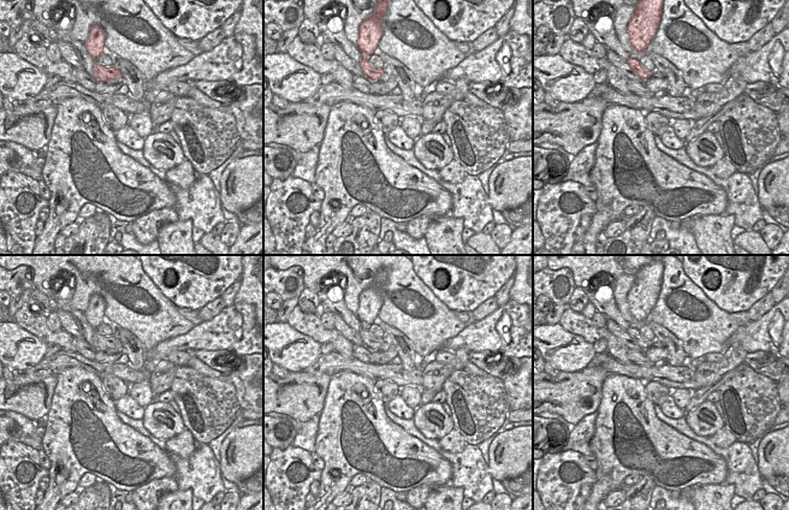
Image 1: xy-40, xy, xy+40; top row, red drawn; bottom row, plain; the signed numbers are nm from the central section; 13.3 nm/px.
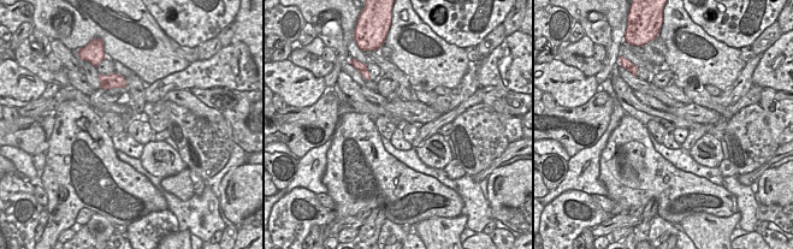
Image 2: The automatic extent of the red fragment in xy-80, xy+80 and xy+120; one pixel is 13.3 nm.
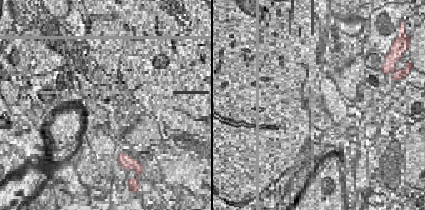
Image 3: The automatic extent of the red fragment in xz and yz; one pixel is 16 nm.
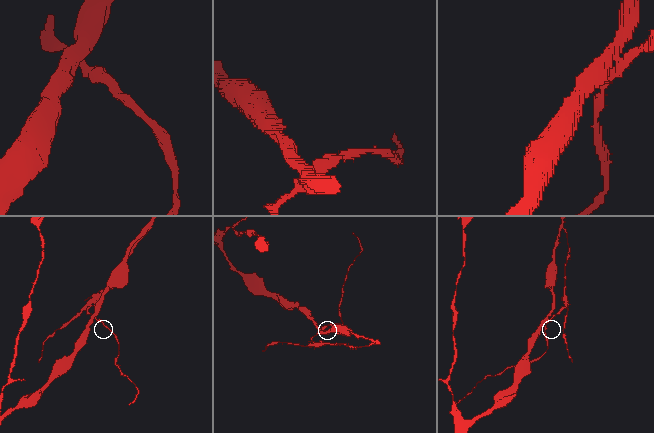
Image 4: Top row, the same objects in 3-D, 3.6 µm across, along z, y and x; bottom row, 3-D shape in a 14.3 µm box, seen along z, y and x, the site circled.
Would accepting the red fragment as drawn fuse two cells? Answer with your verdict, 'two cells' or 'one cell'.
two cells

